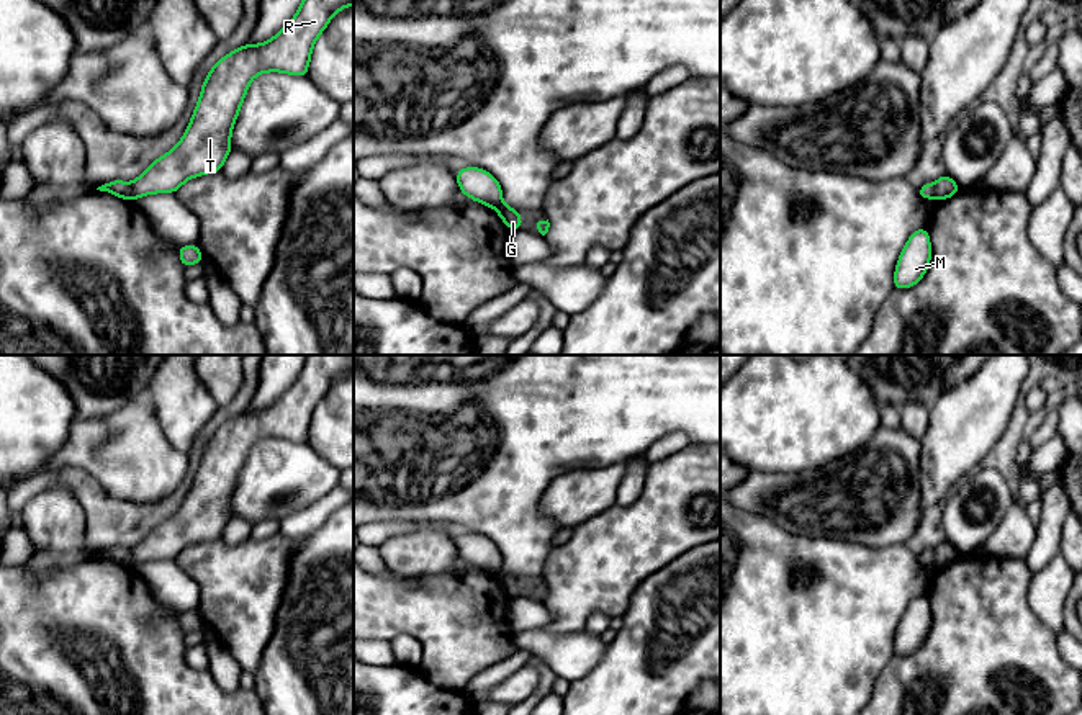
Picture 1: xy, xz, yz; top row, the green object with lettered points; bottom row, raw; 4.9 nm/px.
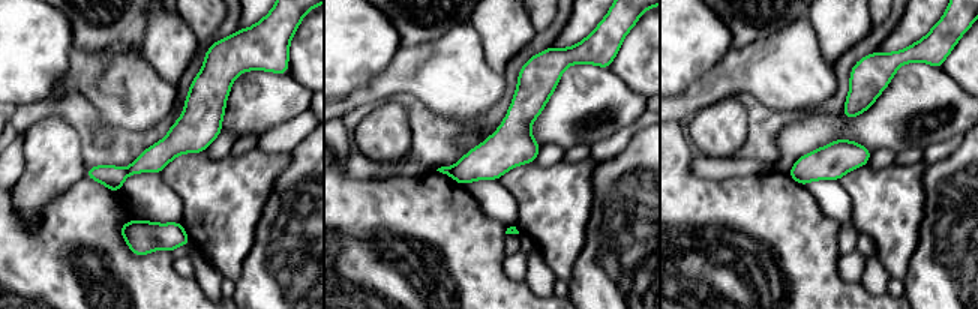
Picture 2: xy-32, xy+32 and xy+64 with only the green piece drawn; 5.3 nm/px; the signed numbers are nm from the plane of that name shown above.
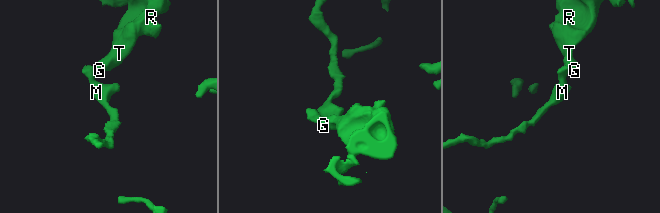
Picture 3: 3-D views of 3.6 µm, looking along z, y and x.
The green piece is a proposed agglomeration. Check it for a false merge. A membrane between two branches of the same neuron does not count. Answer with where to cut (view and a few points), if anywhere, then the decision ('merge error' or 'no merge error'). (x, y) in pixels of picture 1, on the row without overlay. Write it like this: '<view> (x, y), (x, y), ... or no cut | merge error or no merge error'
xy (130, 550), (135, 565) | merge error

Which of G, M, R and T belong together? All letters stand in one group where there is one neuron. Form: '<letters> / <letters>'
G R T / M

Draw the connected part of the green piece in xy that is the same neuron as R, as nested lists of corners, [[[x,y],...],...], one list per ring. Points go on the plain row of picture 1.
[[[306,355],[296,381],[272,406],[221,424],[203,447],[185,501],[131,550],[133,564],[177,560],[190,545],[221,538],[252,445],[265,438],[308,443],[314,409],[332,383],[350,371],[354,355]]]

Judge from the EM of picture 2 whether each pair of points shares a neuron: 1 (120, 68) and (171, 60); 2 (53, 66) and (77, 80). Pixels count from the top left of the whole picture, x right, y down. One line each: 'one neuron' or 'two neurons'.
1: two neurons
2: two neurons

